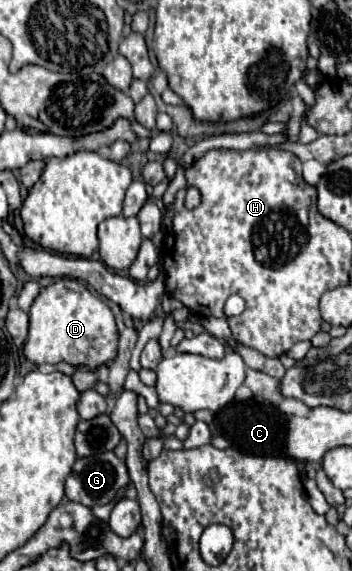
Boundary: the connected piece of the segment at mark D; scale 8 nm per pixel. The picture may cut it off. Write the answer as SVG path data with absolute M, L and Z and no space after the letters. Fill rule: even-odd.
M62 278L40 290L30 308L30 330L24 344L24 356L34 364L84 364L96 370L116 356L118 330L112 310L94 296L86 284L74 278Z

